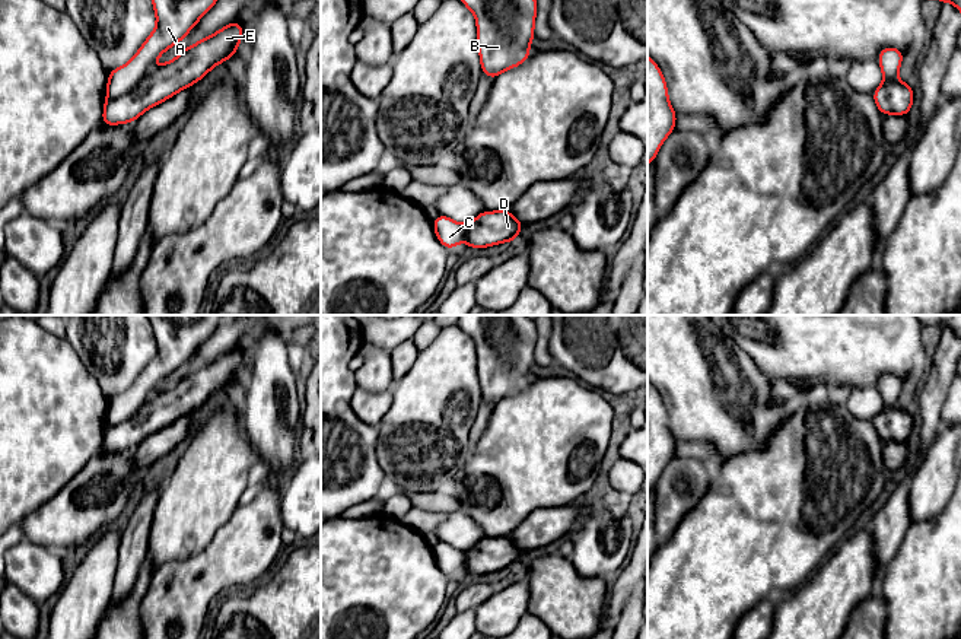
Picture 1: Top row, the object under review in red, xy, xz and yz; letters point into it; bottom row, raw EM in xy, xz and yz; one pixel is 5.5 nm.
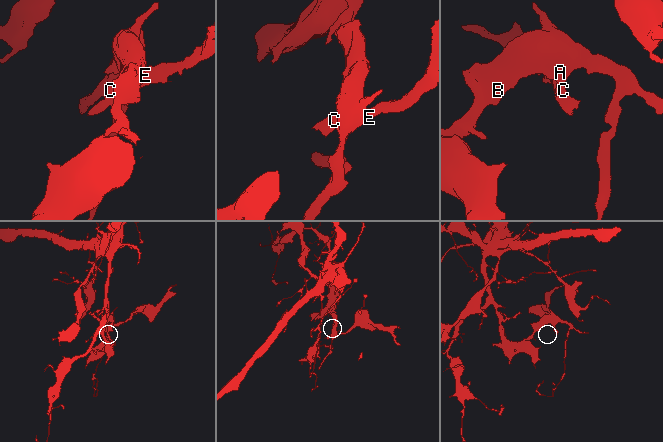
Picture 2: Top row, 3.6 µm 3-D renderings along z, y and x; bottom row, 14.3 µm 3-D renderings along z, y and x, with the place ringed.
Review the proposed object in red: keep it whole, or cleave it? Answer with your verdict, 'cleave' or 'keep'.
cleave

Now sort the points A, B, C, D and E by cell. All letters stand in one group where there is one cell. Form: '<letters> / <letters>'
A B C / D E

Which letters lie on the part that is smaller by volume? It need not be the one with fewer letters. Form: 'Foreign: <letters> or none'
Foreign: D, E

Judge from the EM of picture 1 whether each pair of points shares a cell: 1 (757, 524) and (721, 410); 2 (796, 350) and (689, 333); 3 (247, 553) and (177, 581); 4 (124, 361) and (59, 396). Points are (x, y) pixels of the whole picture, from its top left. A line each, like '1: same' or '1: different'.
1: different
2: different
3: same
4: different

